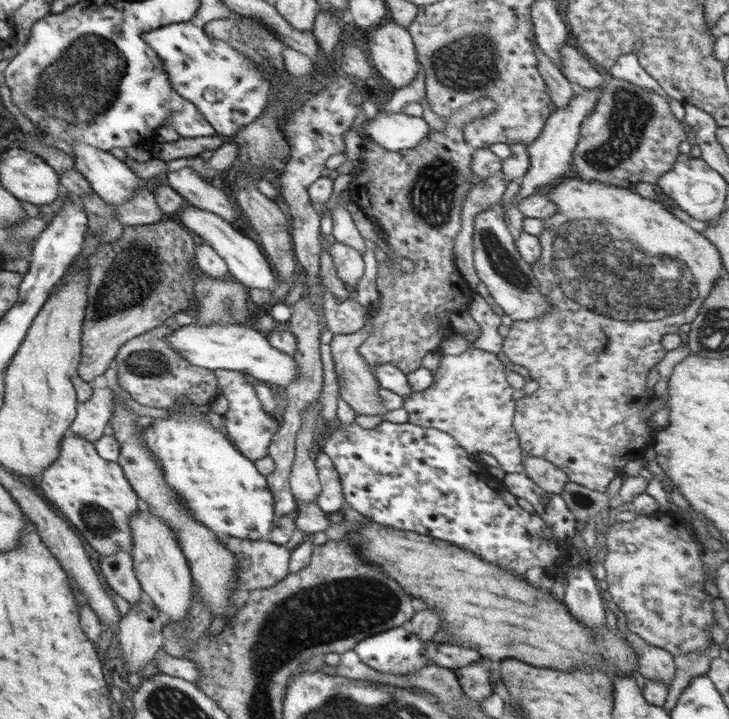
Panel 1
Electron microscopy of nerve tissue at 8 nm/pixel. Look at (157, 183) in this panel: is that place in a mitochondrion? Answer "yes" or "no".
no

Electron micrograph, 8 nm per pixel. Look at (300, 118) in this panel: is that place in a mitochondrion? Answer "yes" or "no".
no

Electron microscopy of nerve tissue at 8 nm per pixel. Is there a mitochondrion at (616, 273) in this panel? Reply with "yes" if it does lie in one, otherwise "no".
yes

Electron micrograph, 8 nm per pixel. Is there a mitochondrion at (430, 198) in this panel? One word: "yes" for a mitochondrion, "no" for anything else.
yes

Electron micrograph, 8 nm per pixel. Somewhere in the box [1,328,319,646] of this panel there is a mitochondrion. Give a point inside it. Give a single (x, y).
(147, 363)

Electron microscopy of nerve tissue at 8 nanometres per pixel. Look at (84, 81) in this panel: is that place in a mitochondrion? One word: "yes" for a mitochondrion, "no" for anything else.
yes

